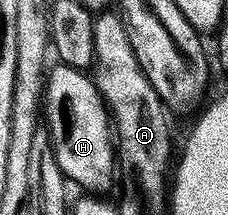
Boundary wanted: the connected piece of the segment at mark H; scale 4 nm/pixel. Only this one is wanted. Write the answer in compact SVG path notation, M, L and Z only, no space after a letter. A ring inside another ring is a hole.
M54 64L53 69L51 68L48 70L48 73L45 77L44 82L44 92L43 92L43 117L45 122L45 127L49 130L49 136L51 138L52 143L52 149L54 149L54 154L57 155L57 167L61 170L63 173L64 178L68 182L74 183L76 181L79 185L84 185L84 190L87 191L94 191L96 194L103 195L106 193L103 193L106 191L107 188L111 185L111 161L113 165L113 156L115 153L115 145L113 142L113 129L111 126L111 118L110 113L108 111L107 106L105 106L105 102L102 99L94 80L87 76L82 70L71 68L68 65L60 65L60 64Z

